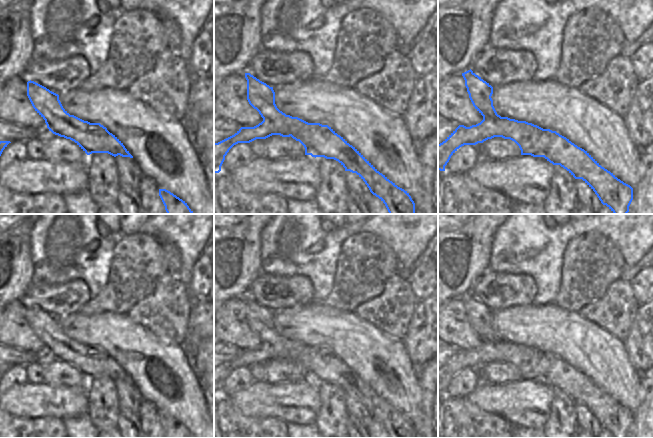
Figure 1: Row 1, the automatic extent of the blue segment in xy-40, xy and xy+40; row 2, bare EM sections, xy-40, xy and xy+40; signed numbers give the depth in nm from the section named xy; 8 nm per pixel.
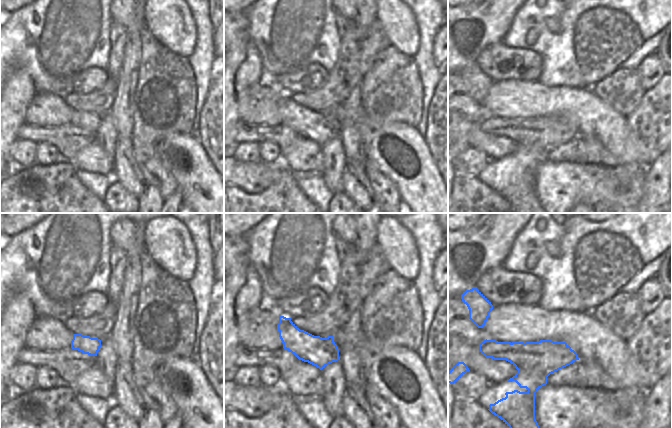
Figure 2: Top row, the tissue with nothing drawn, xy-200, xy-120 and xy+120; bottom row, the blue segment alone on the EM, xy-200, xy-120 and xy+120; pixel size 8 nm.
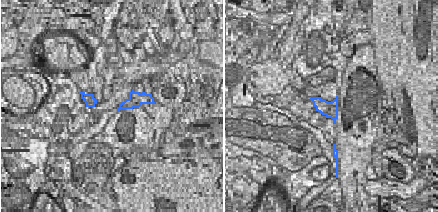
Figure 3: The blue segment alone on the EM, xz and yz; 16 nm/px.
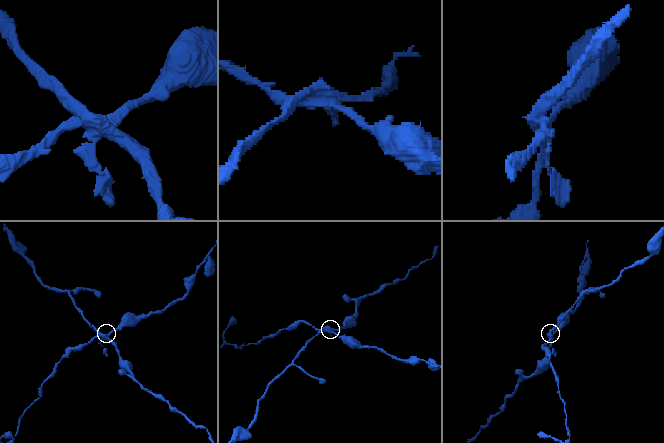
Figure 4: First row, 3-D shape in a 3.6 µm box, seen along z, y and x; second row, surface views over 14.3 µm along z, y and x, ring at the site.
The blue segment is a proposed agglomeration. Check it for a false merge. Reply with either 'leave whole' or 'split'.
split

